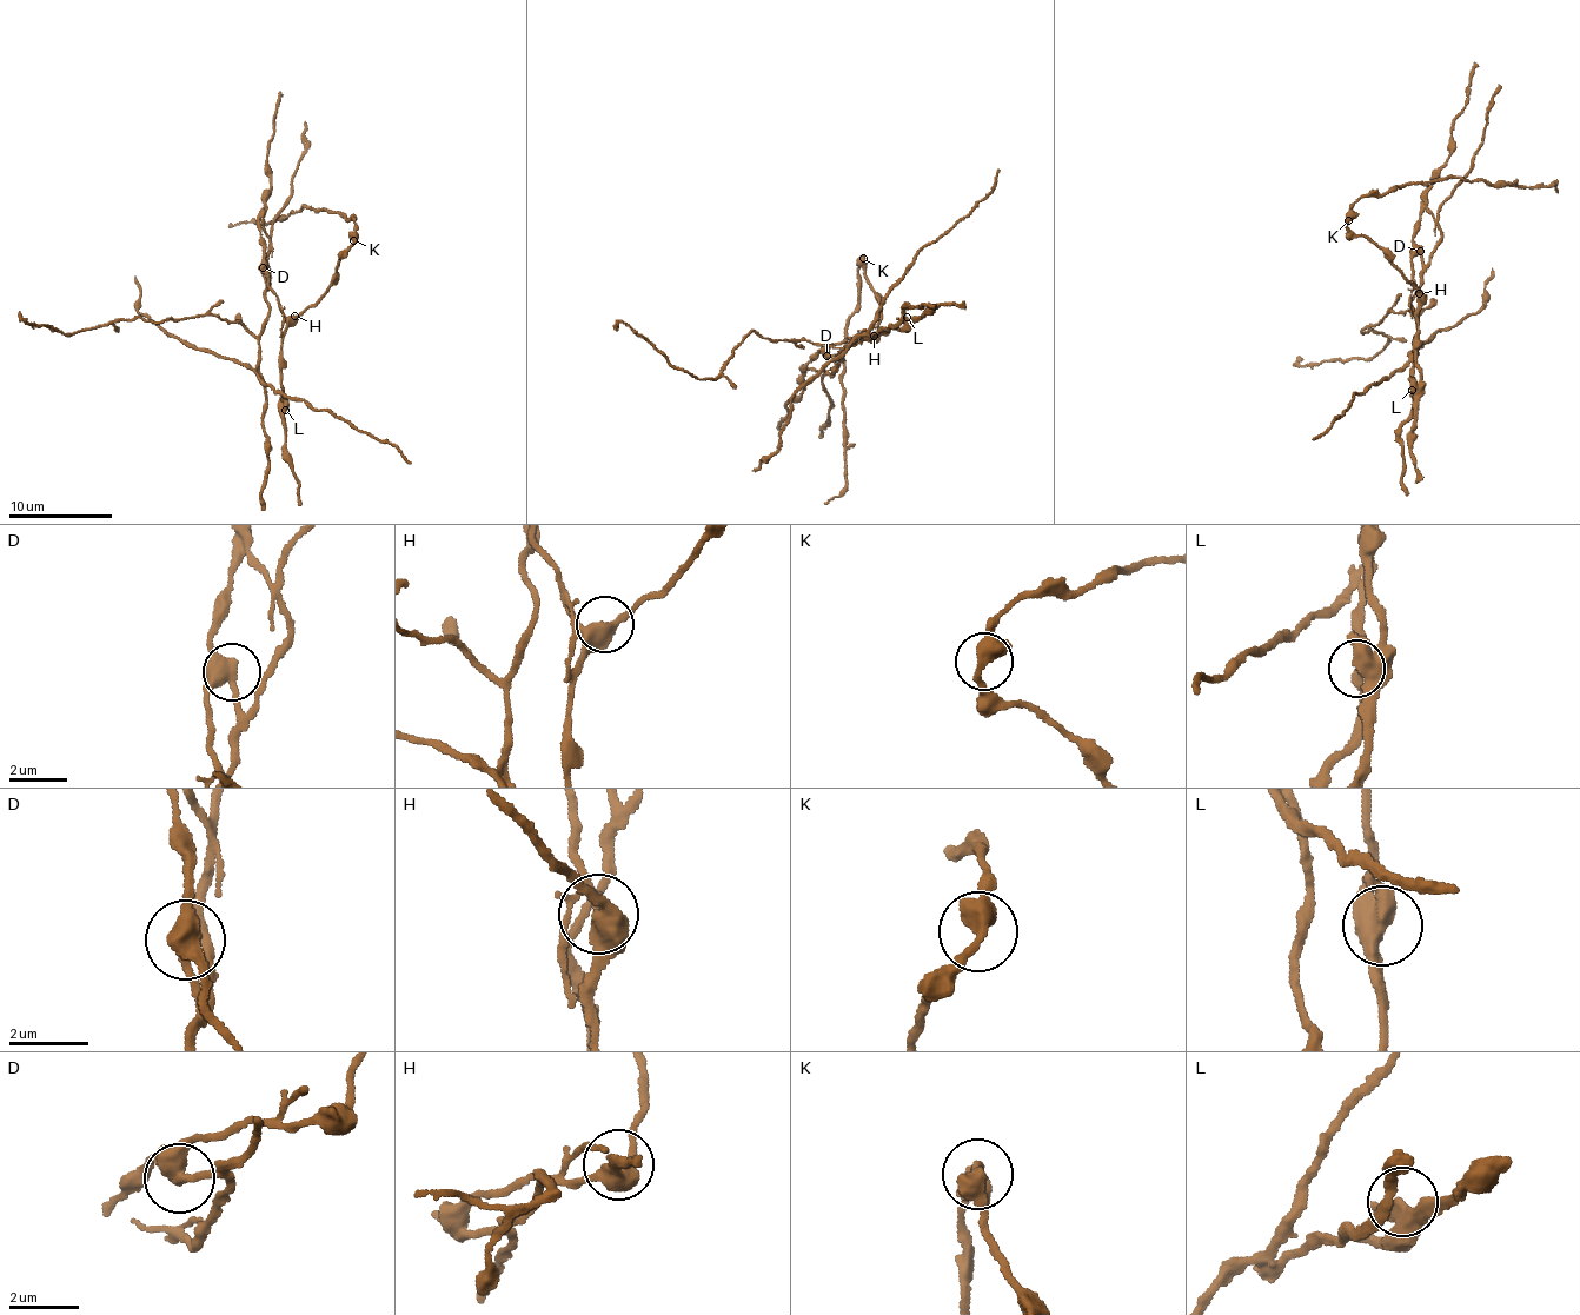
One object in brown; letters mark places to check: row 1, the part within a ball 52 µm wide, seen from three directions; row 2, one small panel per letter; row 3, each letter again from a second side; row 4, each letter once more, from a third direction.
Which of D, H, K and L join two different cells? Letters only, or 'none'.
D

